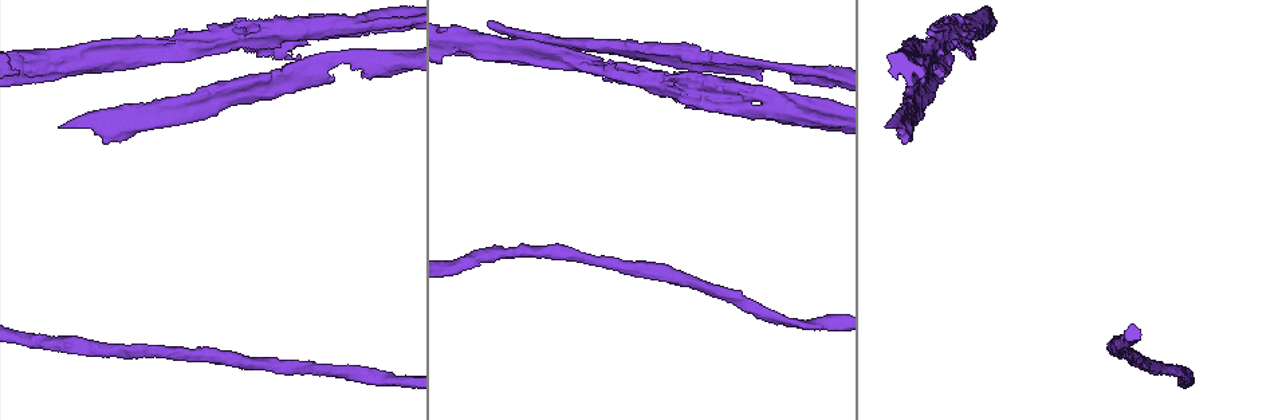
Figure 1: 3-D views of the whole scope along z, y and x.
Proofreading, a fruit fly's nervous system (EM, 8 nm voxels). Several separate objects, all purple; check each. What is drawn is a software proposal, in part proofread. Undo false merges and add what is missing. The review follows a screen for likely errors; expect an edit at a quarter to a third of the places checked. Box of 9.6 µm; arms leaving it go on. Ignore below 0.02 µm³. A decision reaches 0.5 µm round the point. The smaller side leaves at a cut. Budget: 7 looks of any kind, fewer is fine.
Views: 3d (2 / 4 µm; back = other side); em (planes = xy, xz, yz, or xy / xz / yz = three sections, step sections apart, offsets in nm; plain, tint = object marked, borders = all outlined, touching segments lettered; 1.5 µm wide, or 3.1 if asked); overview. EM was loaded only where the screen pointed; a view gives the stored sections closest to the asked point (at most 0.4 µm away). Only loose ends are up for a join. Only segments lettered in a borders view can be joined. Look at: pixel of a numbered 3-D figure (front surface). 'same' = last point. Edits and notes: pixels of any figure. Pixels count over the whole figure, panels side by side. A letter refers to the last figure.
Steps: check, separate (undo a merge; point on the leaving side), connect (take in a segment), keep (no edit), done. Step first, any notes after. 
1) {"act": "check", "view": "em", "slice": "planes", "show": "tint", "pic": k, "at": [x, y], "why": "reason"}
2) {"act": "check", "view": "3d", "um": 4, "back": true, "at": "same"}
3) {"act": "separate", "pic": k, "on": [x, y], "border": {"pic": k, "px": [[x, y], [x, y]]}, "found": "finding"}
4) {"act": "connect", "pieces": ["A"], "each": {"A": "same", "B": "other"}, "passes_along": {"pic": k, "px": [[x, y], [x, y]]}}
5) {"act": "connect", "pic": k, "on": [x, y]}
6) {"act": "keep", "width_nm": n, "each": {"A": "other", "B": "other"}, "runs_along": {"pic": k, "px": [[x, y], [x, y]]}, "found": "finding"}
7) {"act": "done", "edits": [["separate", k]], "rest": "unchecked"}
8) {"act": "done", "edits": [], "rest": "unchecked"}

{"act": "check", "view": "em", "slice": "planes", "show": "plain", "pic": 1, "at": [251, 101], "why": "free end"}

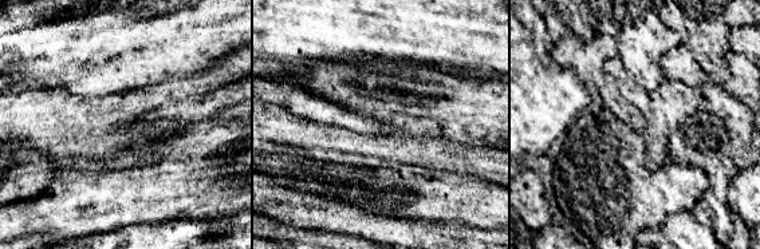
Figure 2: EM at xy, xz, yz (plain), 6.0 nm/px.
{"act": "check", "view": "em", "slice": "planes", "show": "borders", "at": "same", "why": "see the neighbours"}

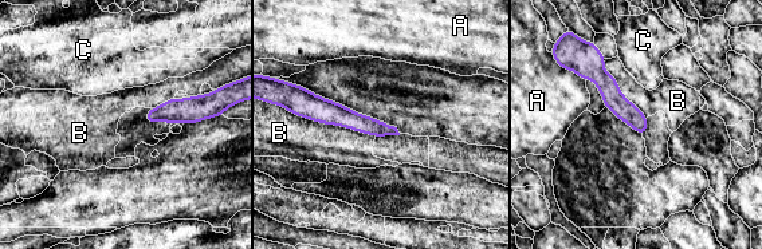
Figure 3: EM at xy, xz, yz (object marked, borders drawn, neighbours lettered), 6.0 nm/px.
{"act": "keep", "each": {"A": "other", "B": "other", "C": "other"}, "border": {"pic": 3, "px": [[290, 111], [374, 137]]}, "found": "no lettered segment goes on from it"}

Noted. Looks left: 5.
{"act": "check", "view": "em", "slice": "planes", "show": "tint", "pic": 1, "at": [539, 42], "why": "thick end"}

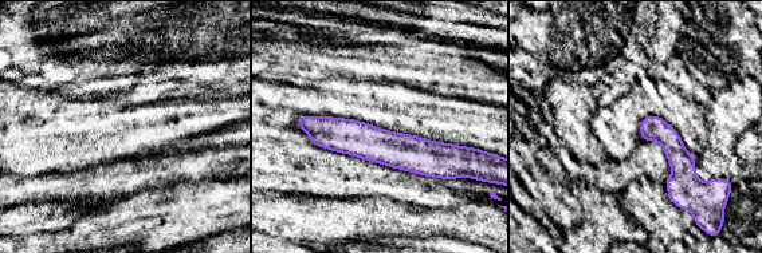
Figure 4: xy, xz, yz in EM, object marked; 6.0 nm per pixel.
{"act": "check", "view": "em", "slice": "planes", "show": "borders", "at": "same", "why": "what lies round it"}

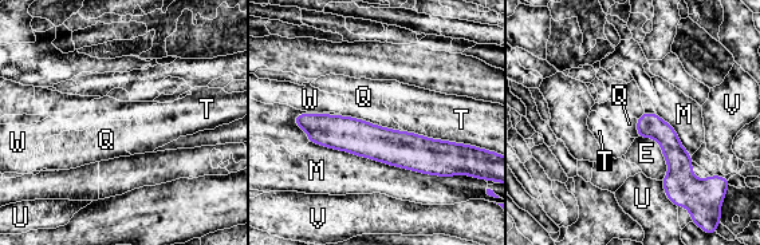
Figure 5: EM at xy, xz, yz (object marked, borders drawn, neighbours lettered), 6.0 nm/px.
{"act": "keep", "each": {"E": "other", "M": "other", "Q": "other", "T": "other", "U": "other", "V": "other", "W": "other"}, "runs_along": {"pic": 5, "px": [[296, 119], [398, 149], [455, 146]]}, "found": "none of them fits"}

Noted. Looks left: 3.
{"act": "check", "view": "em", "slice": "planes", "show": "borders", "pic": 1, "at": [319, 60], "why": "three-way junction"}

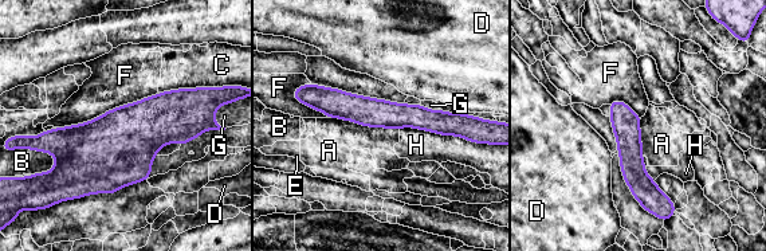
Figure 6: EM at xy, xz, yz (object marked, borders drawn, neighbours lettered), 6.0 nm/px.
{"act": "keep", "each": {"A": "other", "B": "other", "C": "other", "D": "other", "E": "other", "F": "other", "G": "other", "H": "other"}, "runs_along": {"pic": 6, "px": [[303, 95], [365, 112], [462, 122]]}, "found": "one cell here"}

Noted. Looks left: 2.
{"act": "done", "edits": [], "rest": "unchecked"}

